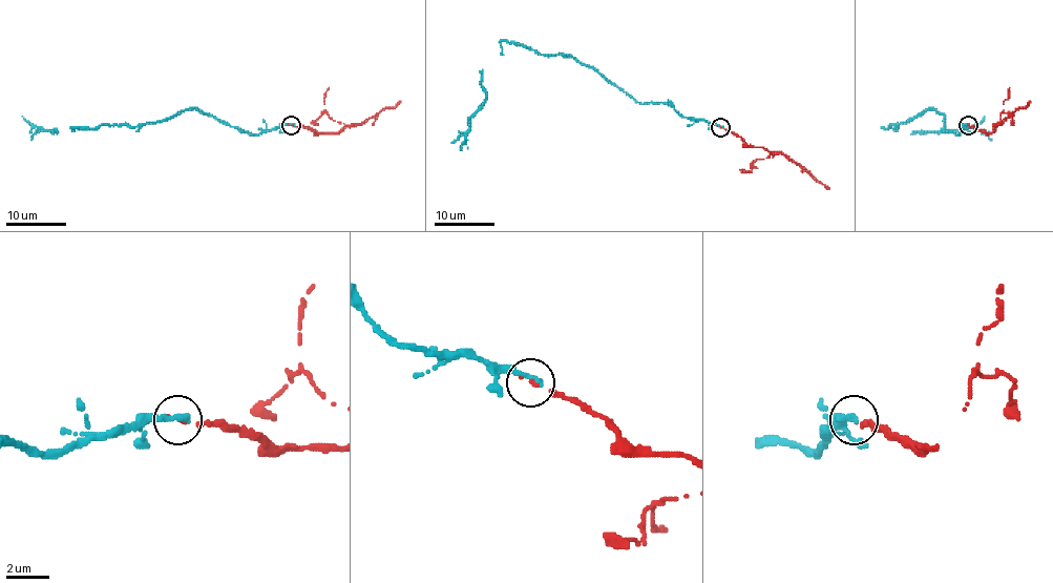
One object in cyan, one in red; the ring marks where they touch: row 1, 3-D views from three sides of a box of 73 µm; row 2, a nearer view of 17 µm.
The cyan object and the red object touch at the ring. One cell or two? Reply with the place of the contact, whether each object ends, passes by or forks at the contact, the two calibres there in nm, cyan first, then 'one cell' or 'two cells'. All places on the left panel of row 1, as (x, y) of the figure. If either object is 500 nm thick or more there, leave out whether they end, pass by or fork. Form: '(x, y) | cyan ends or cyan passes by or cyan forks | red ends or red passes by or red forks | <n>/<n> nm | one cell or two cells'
(291, 125) | cyan ends | red ends | 320/170 nm | one cell

